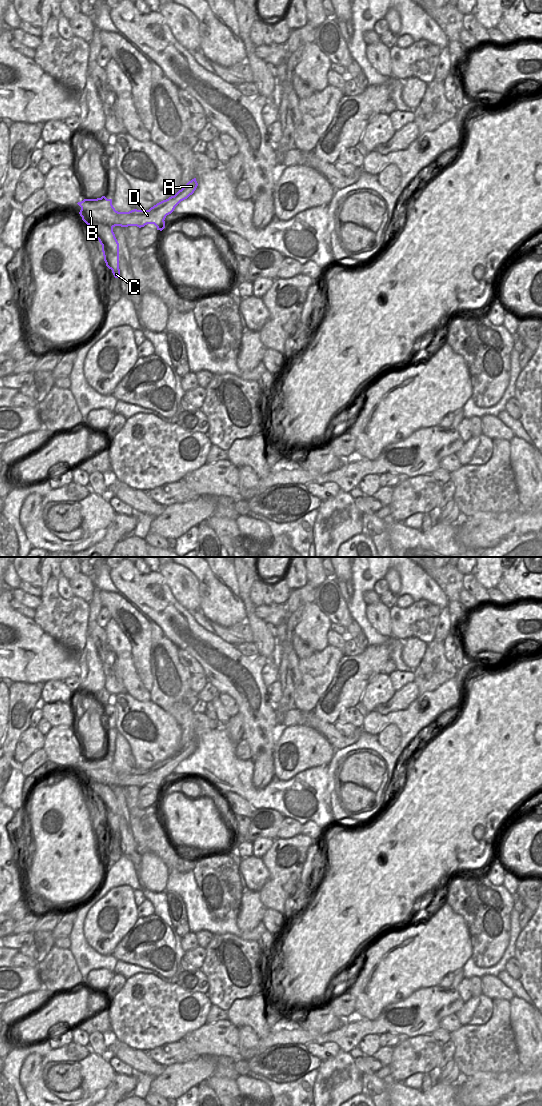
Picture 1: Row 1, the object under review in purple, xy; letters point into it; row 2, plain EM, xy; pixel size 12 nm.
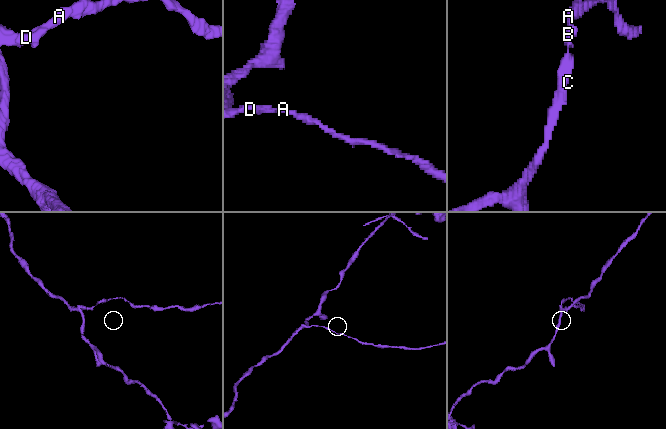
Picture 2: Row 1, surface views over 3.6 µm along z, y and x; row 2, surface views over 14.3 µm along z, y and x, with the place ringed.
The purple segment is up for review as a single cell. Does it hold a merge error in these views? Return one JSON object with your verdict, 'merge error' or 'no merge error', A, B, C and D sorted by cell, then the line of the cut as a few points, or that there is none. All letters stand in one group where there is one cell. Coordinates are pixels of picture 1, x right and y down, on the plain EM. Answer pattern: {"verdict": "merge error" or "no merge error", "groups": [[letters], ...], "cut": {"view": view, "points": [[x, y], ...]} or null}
{"verdict": "merge error", "groups": [["A", "B", "D"], ["C"]], "cut": {"view": "xy", "points": [[89, 784], [105, 783], [112, 787]]}}

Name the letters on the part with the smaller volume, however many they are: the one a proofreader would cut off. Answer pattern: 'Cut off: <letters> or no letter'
Cut off: A, B, D.

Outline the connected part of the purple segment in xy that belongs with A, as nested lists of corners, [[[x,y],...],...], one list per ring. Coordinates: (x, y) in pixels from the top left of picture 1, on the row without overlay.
[[[196,738],[189,741],[174,756],[163,760],[149,770],[131,770],[129,772],[118,772],[112,765],[112,759],[105,756],[97,759],[84,759],[77,764],[81,767],[79,772],[82,780],[90,786],[91,783],[103,783],[110,787],[137,786],[144,787],[154,784],[157,790],[165,788],[165,778],[171,774],[175,767],[194,753],[198,746]]]

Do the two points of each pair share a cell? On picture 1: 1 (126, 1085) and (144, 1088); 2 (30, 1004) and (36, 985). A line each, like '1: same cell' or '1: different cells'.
1: different cells
2: different cells

